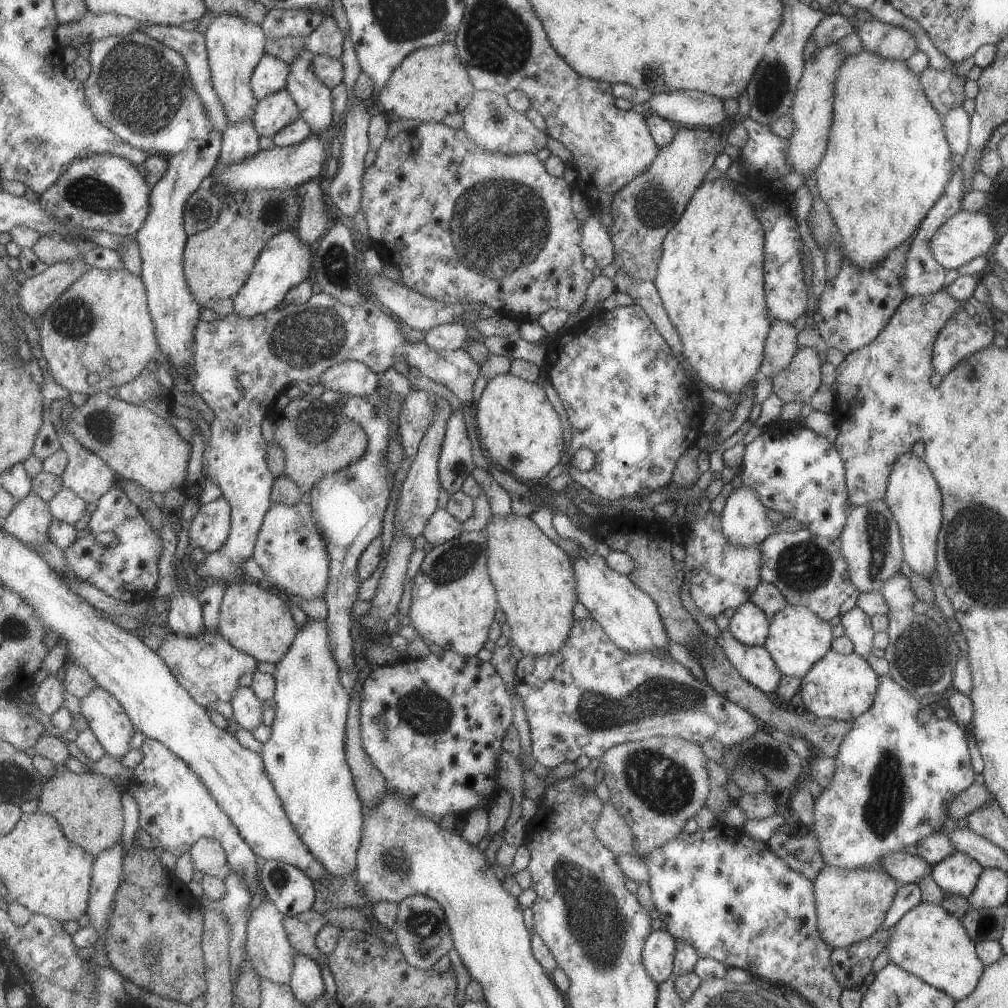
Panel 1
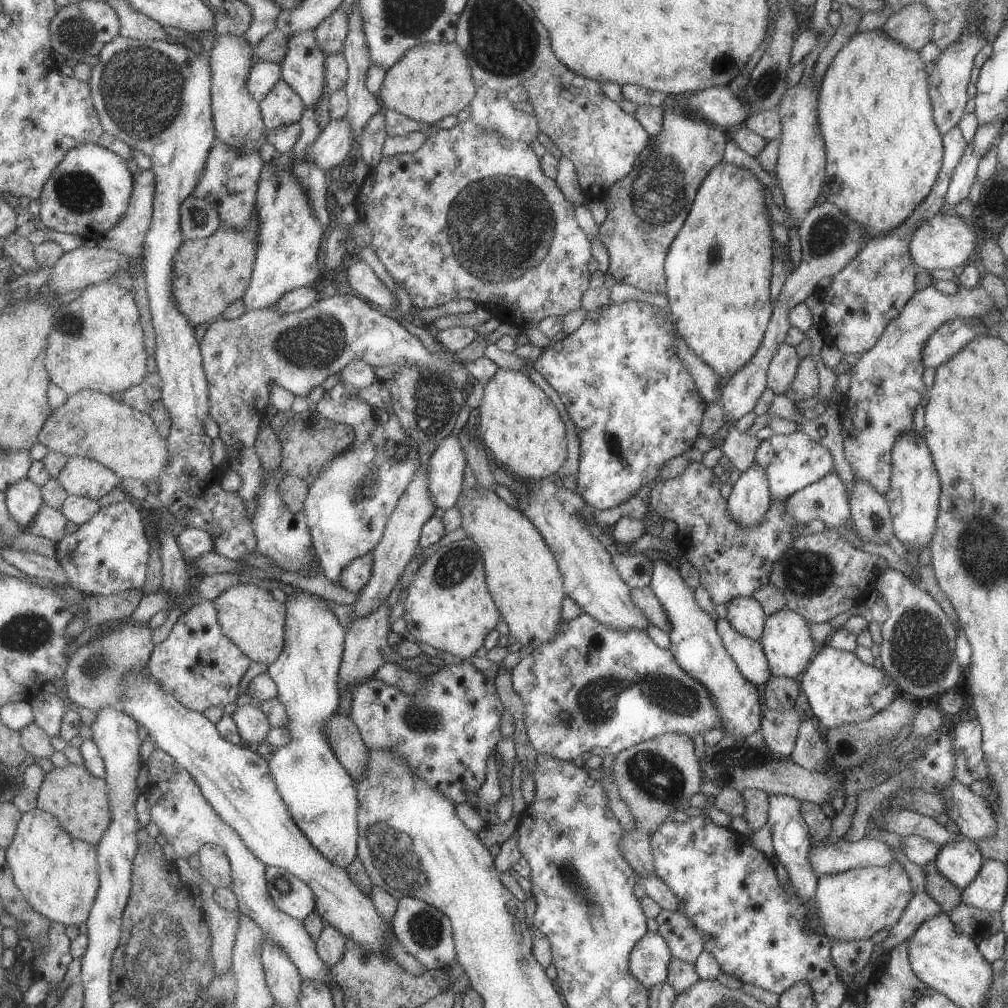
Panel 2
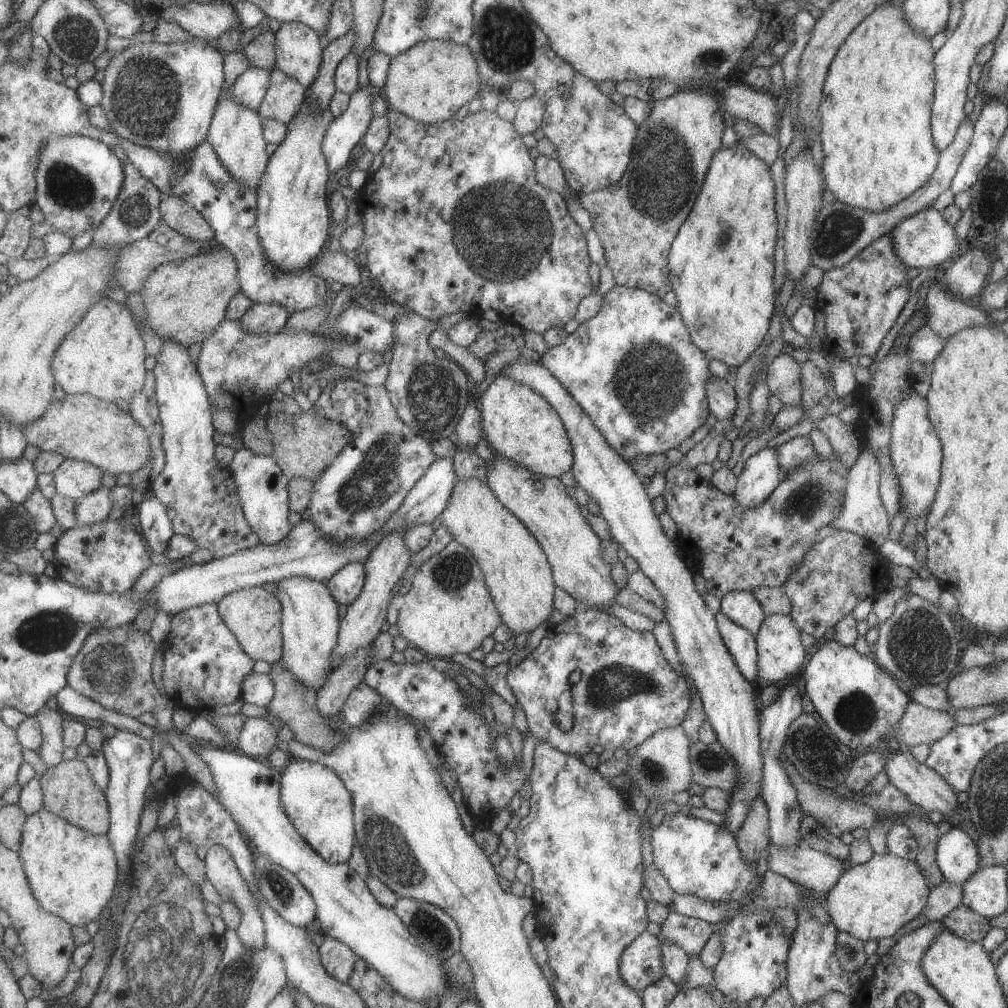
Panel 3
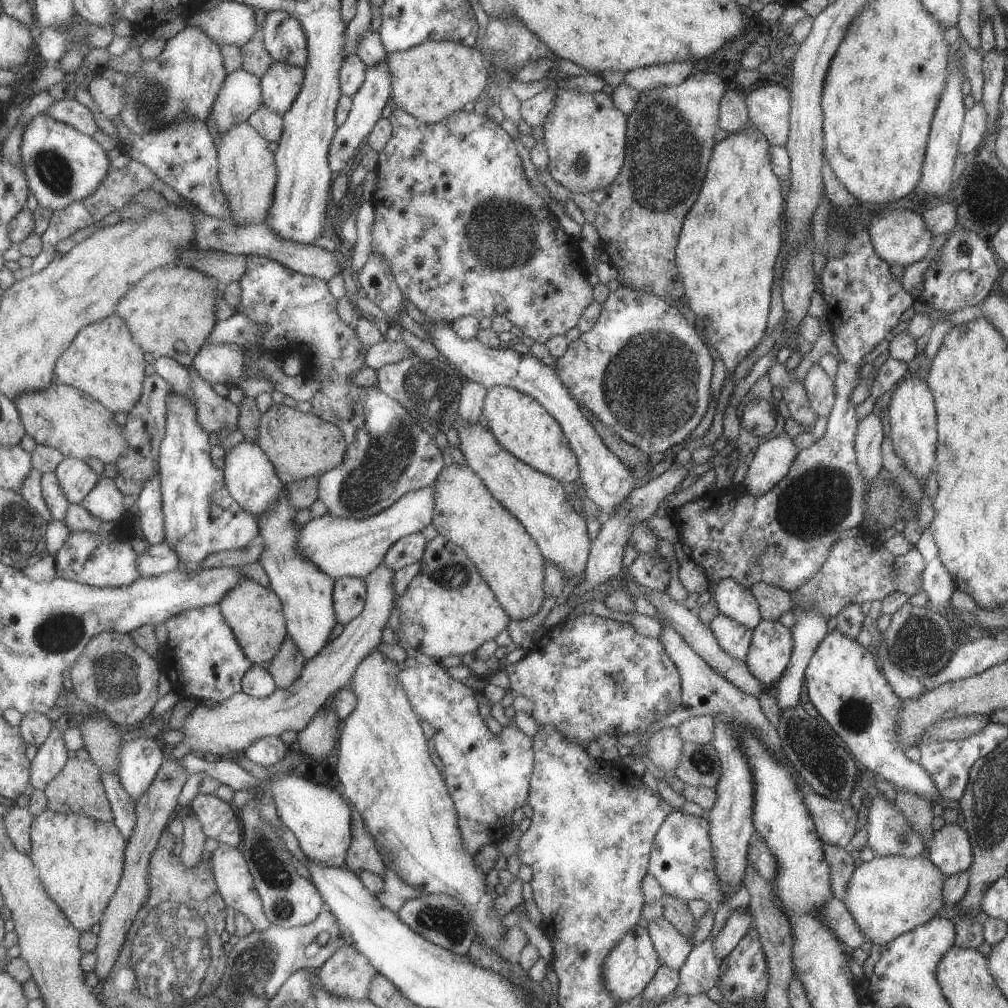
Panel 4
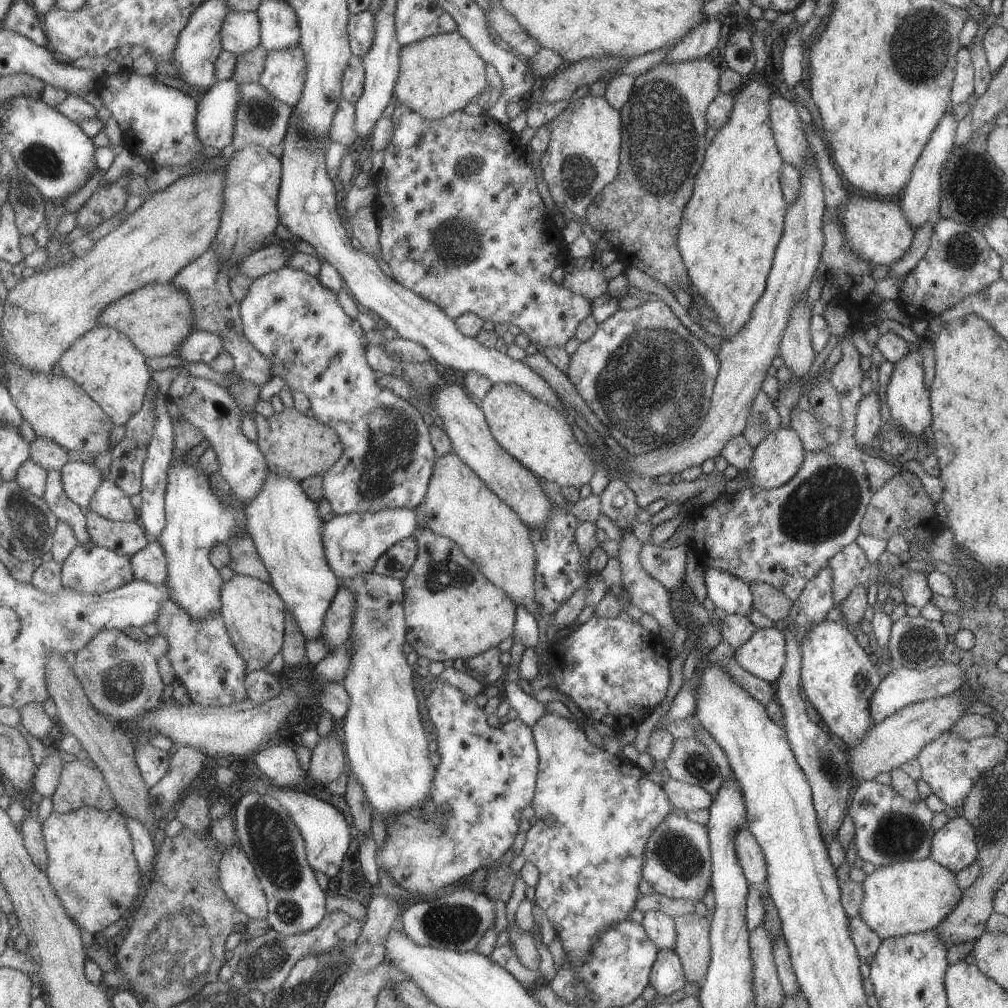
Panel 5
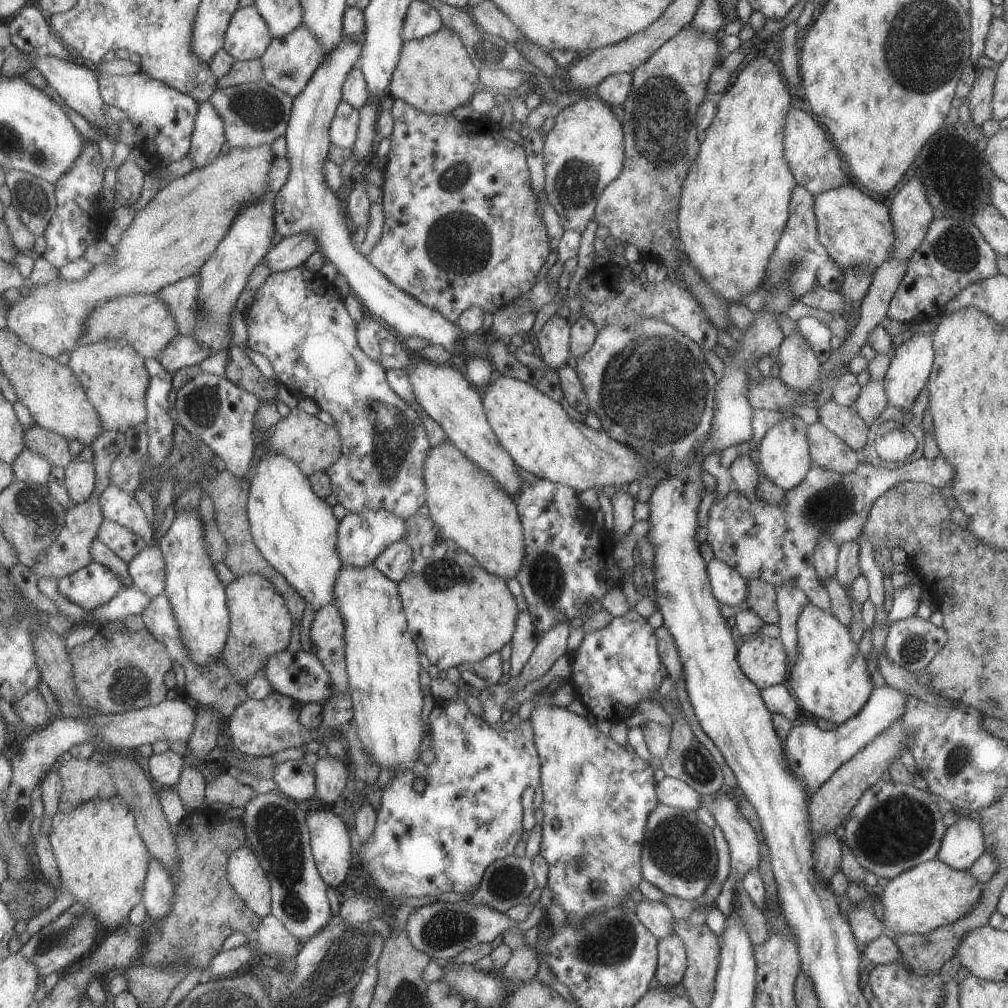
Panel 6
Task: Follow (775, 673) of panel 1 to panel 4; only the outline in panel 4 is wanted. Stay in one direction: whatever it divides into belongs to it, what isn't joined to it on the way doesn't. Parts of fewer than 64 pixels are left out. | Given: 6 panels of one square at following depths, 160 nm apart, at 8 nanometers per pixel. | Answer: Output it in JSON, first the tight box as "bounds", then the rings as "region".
{"bounds":[707,613,753,662],"region":[[[718,613],[707,625],[713,633],[717,644],[724,651],[727,651],[727,654],[744,662],[753,630],[748,629],[746,626],[741,626],[738,622],[732,621],[731,618],[721,613]]]}

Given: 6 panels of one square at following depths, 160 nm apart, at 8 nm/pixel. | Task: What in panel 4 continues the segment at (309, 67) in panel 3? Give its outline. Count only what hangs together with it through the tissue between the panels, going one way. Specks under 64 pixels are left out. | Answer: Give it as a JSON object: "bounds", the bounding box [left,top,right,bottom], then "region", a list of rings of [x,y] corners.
{"bounds":[261,10,306,65],"region":[[[286,10],[269,11],[265,24],[261,27],[261,37],[267,50],[285,63],[306,65],[306,33],[298,19]]]}

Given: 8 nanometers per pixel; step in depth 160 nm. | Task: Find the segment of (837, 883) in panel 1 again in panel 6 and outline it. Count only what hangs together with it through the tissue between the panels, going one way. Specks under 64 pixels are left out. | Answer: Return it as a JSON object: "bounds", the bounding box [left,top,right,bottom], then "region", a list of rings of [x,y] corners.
{"bounds":[879,858,982,936],"region":[[[935,858],[918,864],[888,880],[879,896],[883,905],[885,932],[890,936],[924,935],[930,930],[954,923],[969,914],[982,897],[982,886],[966,870],[957,870]]]}

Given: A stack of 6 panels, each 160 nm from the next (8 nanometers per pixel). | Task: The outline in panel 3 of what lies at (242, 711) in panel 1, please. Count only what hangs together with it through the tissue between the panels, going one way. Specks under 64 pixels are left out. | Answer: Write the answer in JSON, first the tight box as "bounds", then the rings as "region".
{"bounds":[238,717,281,760],"region":[[[246,717],[239,736],[238,749],[246,755],[266,760],[271,751],[281,747],[277,728],[261,718]]]}

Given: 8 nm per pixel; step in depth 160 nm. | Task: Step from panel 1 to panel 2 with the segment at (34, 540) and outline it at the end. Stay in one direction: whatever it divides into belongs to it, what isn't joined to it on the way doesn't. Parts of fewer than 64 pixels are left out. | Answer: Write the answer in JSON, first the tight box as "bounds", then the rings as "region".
{"bounds":[5,477,46,531],"region":[[[29,477],[12,484],[5,491],[11,514],[22,524],[25,531],[38,516],[39,510],[46,503],[42,486]]]}

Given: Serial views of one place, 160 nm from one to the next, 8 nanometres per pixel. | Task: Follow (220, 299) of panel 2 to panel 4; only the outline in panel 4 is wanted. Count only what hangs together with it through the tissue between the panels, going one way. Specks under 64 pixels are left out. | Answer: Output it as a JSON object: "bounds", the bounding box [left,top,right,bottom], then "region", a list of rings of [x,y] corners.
{"bounds":[116,264,219,370],"region":[[[183,264],[164,266],[143,277],[119,301],[116,313],[126,320],[145,352],[151,352],[155,358],[174,358],[189,370],[217,324],[215,307],[219,287],[215,277],[195,268]]]}

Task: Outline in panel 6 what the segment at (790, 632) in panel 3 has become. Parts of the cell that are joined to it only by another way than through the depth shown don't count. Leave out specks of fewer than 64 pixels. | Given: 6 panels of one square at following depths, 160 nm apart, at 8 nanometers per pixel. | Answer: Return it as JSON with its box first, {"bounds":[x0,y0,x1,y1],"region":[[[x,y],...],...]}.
{"bounds":[737,635,789,689],"region":[[[767,635],[747,638],[737,649],[741,672],[759,689],[786,683],[789,664],[784,646]]]}

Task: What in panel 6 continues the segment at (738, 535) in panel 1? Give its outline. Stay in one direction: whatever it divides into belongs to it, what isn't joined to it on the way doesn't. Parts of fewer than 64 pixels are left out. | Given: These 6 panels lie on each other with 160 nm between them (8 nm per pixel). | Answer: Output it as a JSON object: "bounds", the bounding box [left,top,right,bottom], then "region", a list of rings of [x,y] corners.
{"bounds":[759,415,813,491],"region":[[[793,415],[775,422],[773,426],[767,429],[760,440],[759,466],[765,474],[765,478],[784,491],[794,489],[813,466],[810,459],[807,427],[808,425],[800,417]]]}

